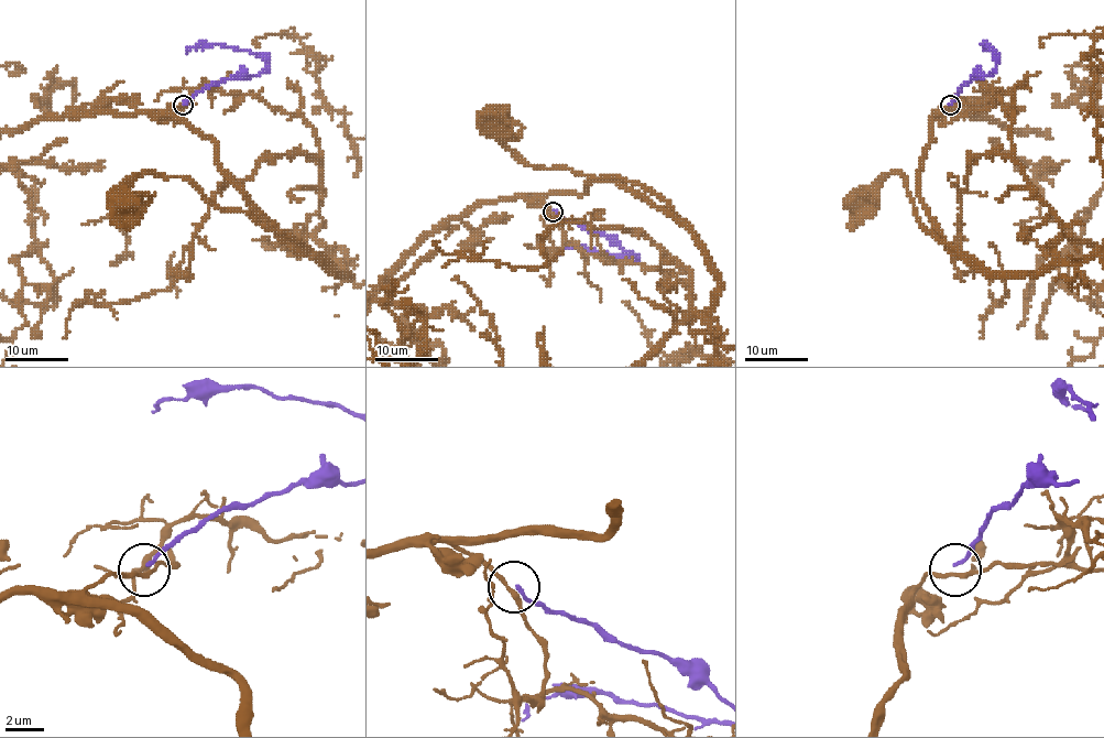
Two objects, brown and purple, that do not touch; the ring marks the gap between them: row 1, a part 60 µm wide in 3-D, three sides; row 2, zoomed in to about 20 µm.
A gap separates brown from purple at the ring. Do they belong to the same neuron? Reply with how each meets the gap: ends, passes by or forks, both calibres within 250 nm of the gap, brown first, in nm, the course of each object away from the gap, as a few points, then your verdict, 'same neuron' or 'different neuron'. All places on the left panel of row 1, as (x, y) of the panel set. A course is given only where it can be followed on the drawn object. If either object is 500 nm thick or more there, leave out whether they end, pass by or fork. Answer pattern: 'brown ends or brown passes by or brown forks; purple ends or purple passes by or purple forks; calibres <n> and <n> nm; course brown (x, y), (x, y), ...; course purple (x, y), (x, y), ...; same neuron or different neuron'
brown passes by; purple ends; calibres 240 and 160 nm; course brown (183, 106), (163, 112), (212, 139), (220, 173), (301, 249), (187, 181), (141, 174), (121, 206); course purple (184, 102), (212, 84), (234, 76), (253, 76), (266, 66), (260, 55), (220, 44), (190, 47), (186, 52); different neuron

